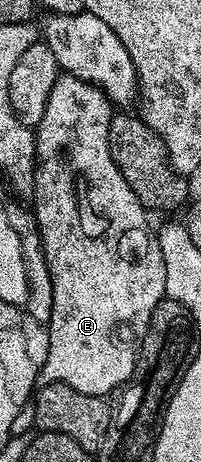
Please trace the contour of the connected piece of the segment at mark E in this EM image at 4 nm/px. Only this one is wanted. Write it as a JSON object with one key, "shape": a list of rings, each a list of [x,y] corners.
{"shape":[[[63,73],[49,91],[49,103],[45,103],[45,115],[41,115],[41,123],[34,126],[35,134],[35,191],[33,216],[39,227],[39,240],[43,258],[47,260],[47,270],[51,276],[51,322],[49,323],[49,355],[45,355],[45,363],[39,368],[38,384],[68,385],[73,391],[81,391],[81,395],[93,395],[106,398],[115,388],[126,386],[135,374],[135,364],[139,361],[139,346],[149,327],[149,319],[159,301],[165,297],[165,259],[161,259],[161,247],[158,236],[153,232],[153,225],[147,222],[148,210],[133,195],[133,187],[125,183],[125,175],[117,167],[111,154],[111,119],[113,106],[98,85],[91,85],[71,73]]]}

